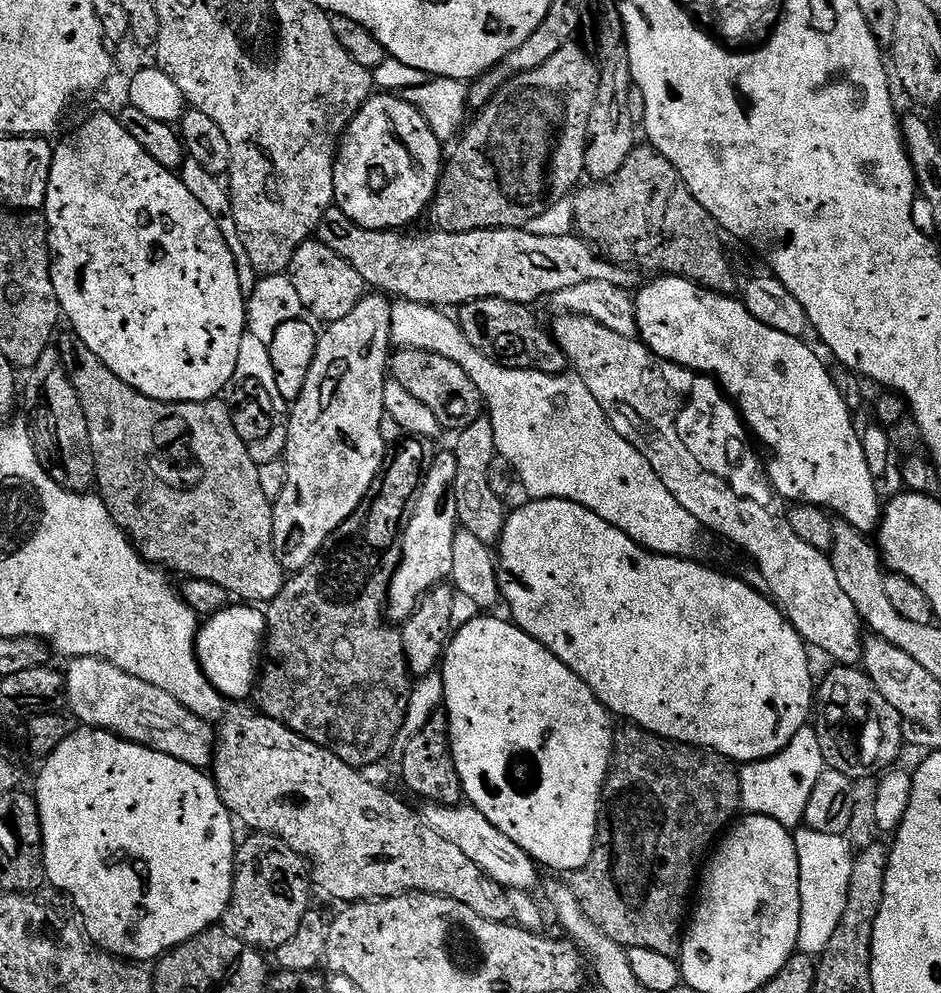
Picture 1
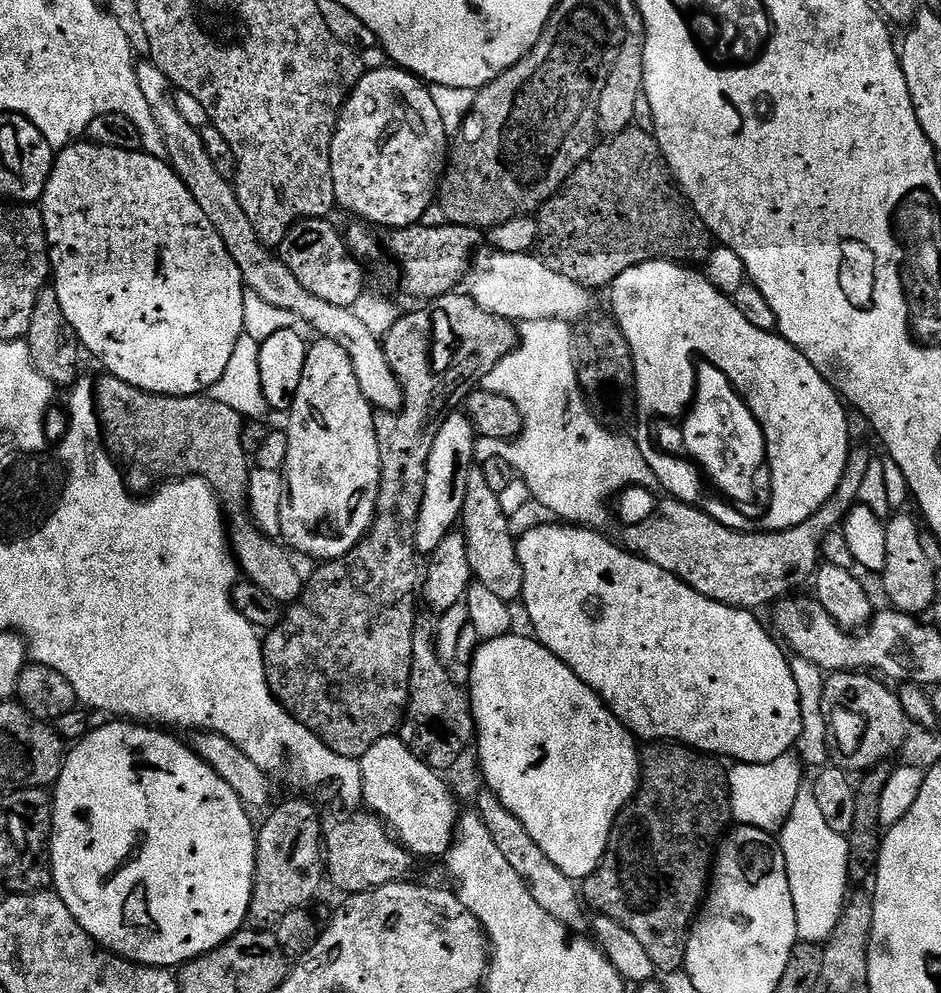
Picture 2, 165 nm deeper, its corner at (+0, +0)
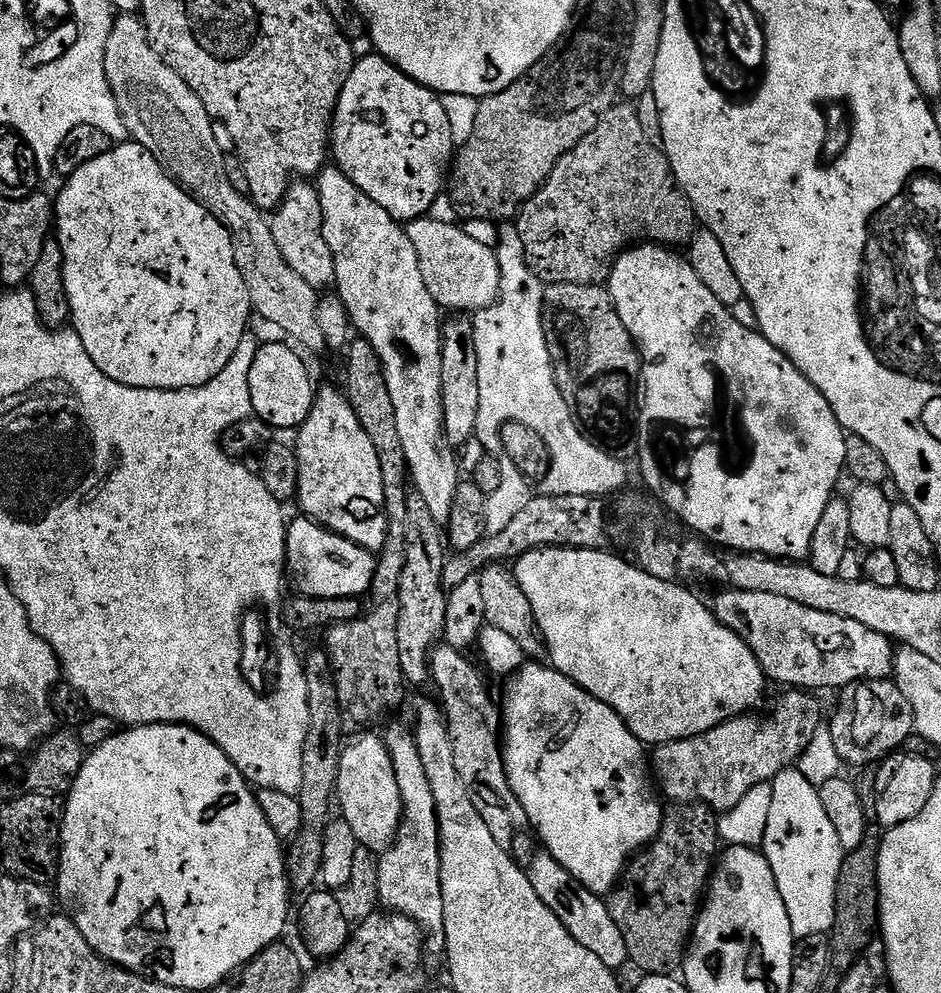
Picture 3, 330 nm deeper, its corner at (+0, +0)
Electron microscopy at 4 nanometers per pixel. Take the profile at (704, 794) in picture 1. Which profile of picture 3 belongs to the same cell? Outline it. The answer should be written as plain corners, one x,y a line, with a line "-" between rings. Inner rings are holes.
703,804
669,807
660,833
647,851
629,863
620,883
607,897
610,918
626,938
629,961
636,963
641,973
671,976
681,971
718,860
716,844
720,843
718,816
711,808

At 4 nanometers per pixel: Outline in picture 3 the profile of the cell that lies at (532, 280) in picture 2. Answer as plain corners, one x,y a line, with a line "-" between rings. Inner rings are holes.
431,216
409,221
405,232
418,253
426,288
443,309
475,314
499,300
501,275
495,249
480,245
463,227
434,222

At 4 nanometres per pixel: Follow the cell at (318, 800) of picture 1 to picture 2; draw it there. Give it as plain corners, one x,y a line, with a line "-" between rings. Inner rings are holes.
353,815
353,820
344,820
326,832
326,872
344,894
370,892
374,888
403,881
414,862
413,854
390,835
379,816
360,815

